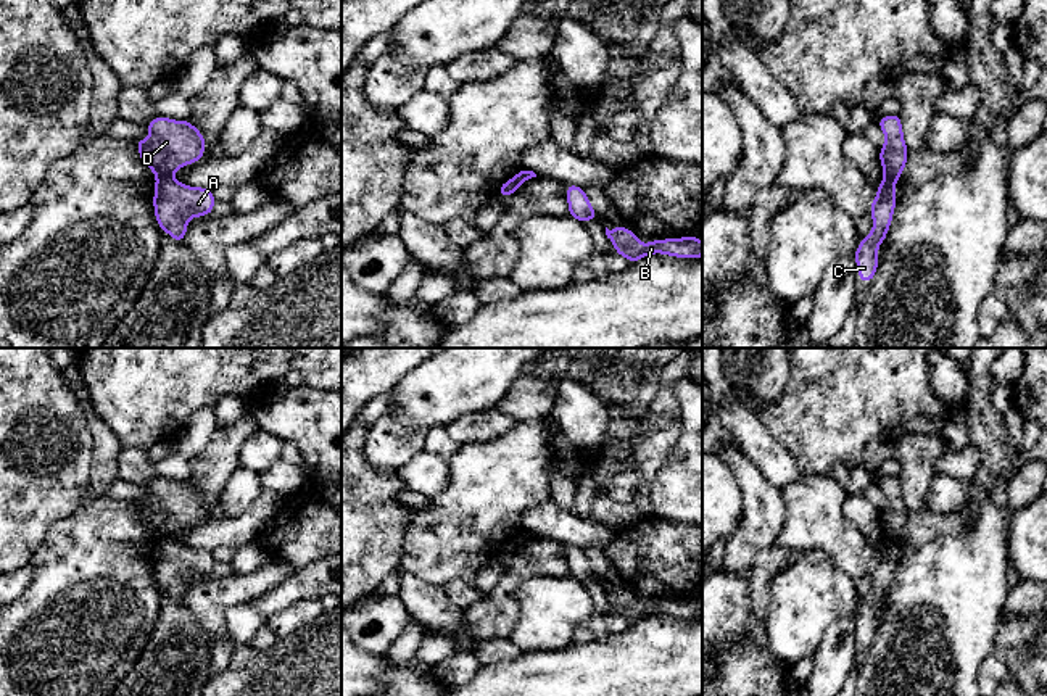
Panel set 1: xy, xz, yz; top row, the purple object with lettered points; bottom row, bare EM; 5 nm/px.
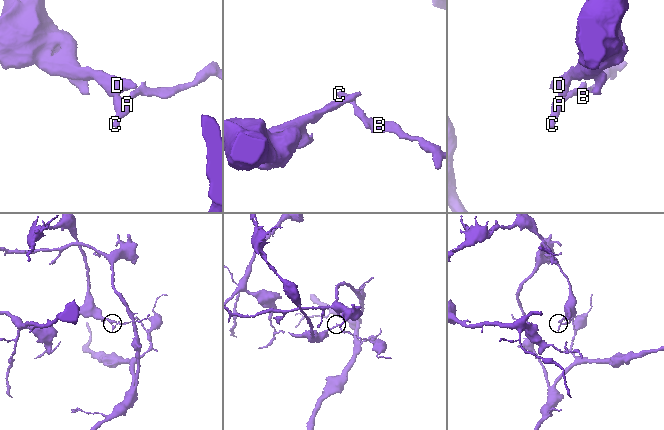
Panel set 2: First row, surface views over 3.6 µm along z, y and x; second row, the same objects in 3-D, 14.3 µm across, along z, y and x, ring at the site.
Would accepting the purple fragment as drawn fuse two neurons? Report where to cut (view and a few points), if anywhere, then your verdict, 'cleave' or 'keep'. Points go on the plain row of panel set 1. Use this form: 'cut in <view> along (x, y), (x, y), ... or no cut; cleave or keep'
cut in xy along (171, 535), (158, 540); cleave

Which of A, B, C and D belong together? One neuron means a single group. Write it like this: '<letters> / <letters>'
A B C / D

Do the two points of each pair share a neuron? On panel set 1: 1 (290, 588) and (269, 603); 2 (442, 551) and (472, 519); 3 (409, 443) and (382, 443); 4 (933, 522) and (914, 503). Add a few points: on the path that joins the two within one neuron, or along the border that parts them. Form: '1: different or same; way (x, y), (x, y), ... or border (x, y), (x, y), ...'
1: same; way (285, 593), (274, 601)
2: same; way (448, 543), (464, 527)
3: same; way (403, 443), (389, 443)
4: different; border (926, 508), (909, 511)

